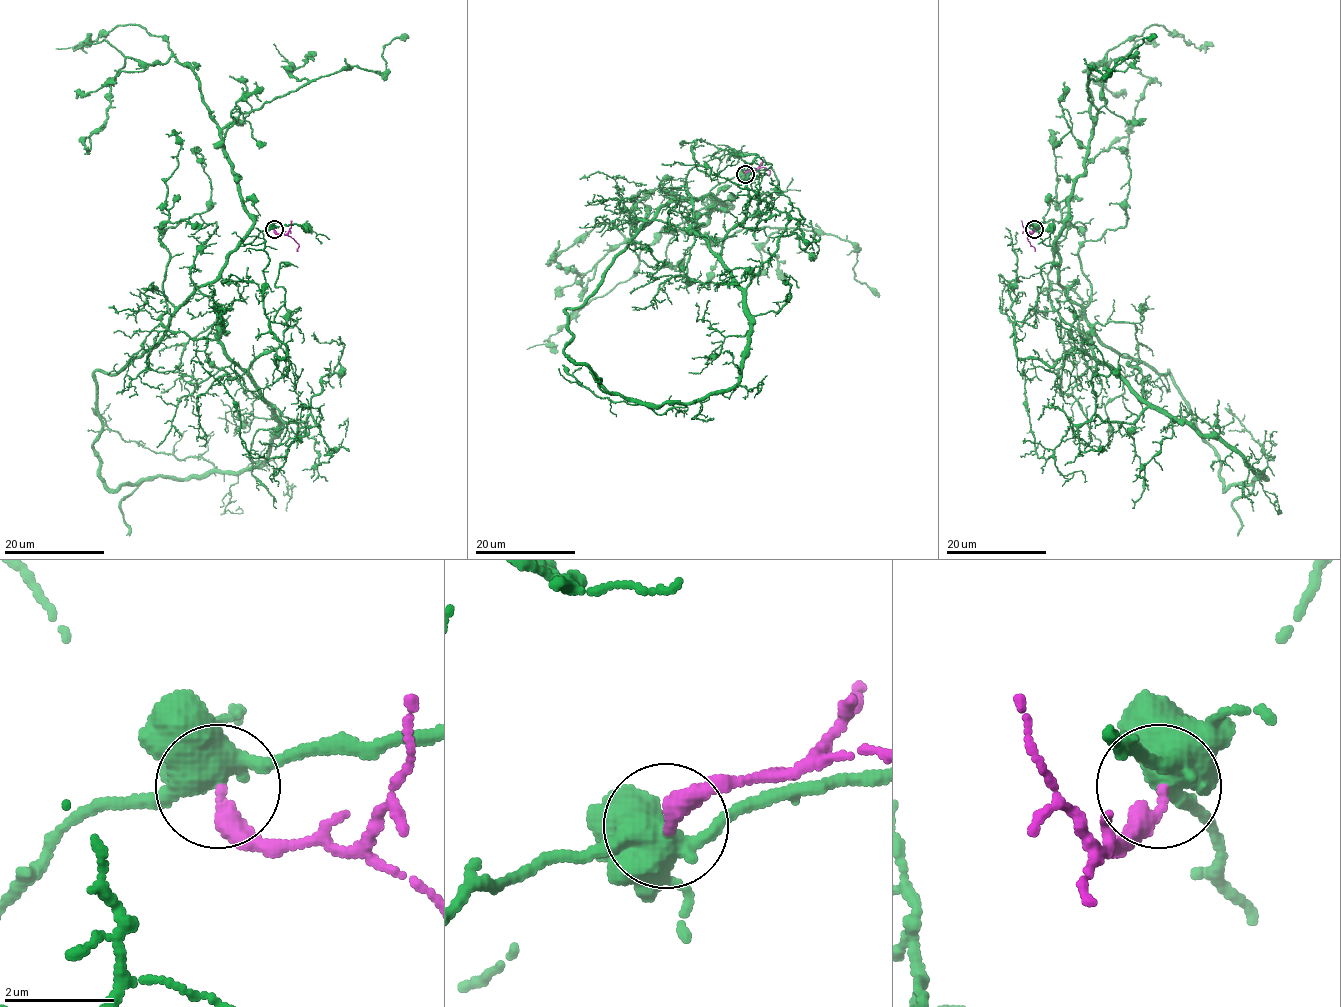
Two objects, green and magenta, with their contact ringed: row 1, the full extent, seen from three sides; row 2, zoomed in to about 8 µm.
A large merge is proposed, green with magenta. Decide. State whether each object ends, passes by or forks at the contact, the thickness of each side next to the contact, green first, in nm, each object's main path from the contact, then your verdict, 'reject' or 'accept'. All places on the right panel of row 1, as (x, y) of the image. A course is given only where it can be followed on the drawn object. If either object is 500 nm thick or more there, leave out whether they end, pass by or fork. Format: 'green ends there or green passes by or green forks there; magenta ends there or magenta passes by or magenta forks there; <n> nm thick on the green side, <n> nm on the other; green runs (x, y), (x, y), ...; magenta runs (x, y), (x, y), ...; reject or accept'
green forks there; magenta ends there; 420 nm thick on the green side, 280 nm on the other; green runs (1034, 229), (1089, 329), (1169, 373), (1225, 489), (1264, 479), (1079, 349), (1052, 366), (1020, 359), (1018, 234); magenta runs (1034, 229), (1027, 238), (1034, 251); reject

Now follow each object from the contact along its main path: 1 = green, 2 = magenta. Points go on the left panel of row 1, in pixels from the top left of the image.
1: (273, 229), (94, 373), (111, 489), (270, 455), (248, 368), (286, 346), (265, 244), (232, 234)
2: (273, 229), (292, 238), (298, 245), (297, 251)

